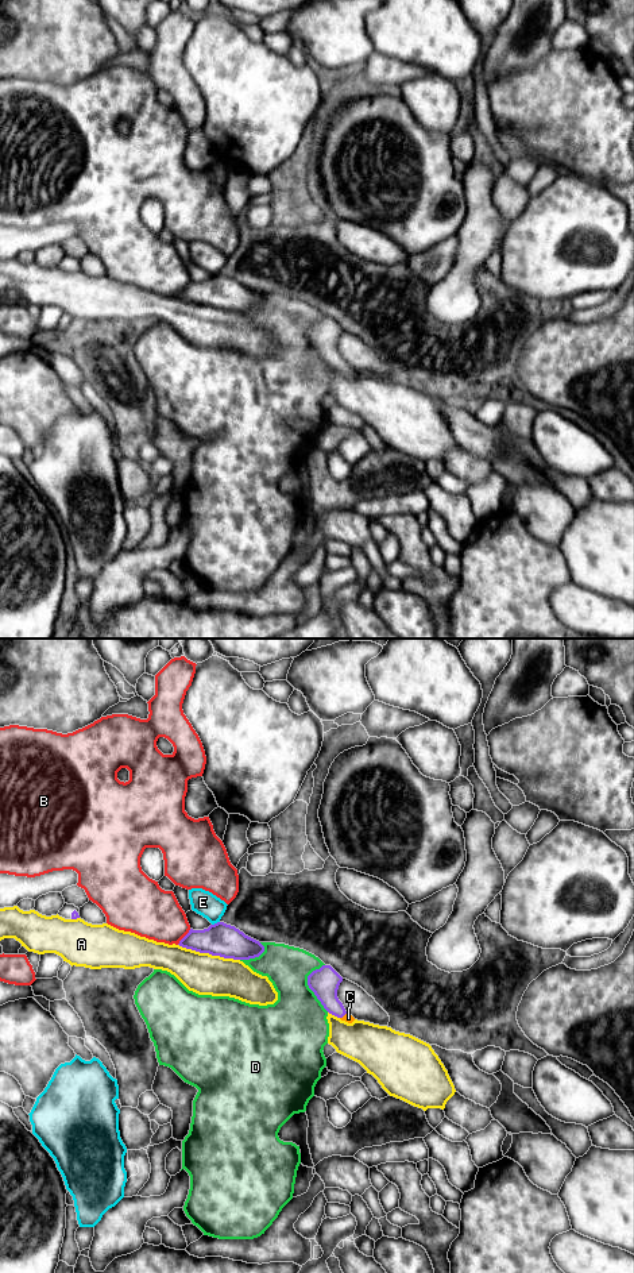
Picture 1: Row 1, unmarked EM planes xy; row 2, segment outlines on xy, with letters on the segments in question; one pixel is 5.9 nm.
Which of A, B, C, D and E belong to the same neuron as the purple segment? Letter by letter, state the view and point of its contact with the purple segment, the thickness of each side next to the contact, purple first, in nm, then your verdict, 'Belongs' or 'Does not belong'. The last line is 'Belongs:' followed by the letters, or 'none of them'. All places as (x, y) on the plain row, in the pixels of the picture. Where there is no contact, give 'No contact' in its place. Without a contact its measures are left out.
A: Touches purple at xy (209, 305). Thickness 200 nm (purple) against 240 nm. Does not belong
B: Touches purple at xy (184, 289). Thickness 200 nm (purple) against 300 nm. Does not belong
C: Touches purple at xy (343, 367). Thickness 170 nm (purple) against 50 nm. Belongs
D: Touches purple at xy (309, 339). Thickness 170 nm (purple) against 380 nm. Does not belong
E: Touches purple at xy (215, 276). Thickness 200 nm (purple) against 150 nm. Does not belong
Belongs: C

